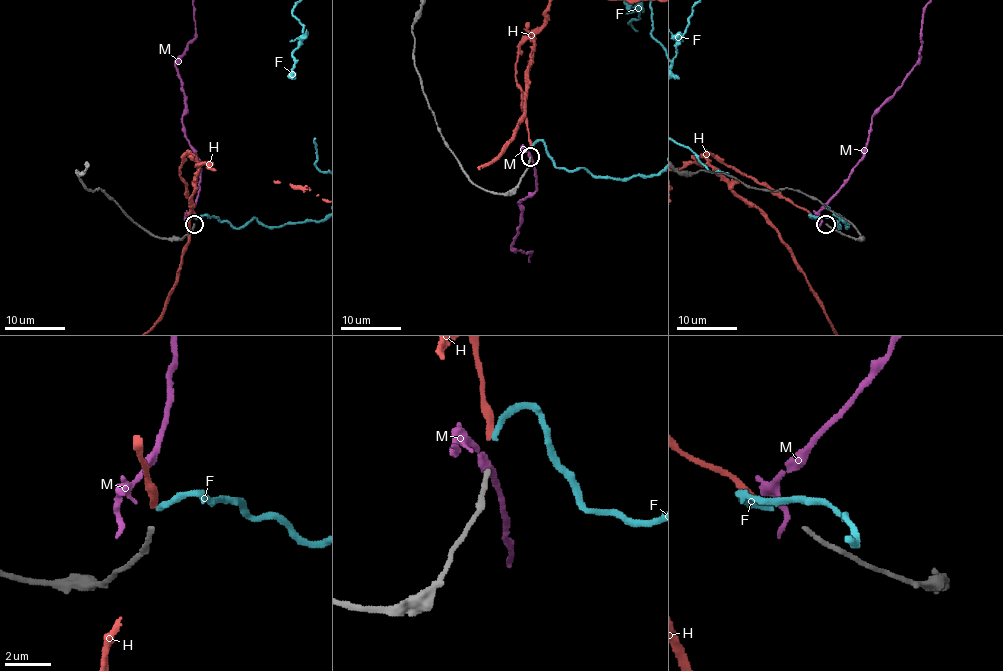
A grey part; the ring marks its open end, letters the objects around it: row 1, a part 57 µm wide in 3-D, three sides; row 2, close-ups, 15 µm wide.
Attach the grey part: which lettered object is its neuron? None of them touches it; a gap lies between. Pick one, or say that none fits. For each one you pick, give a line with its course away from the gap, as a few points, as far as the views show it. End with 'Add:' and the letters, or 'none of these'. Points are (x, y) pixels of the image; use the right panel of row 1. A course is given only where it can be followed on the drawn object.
Add: H

